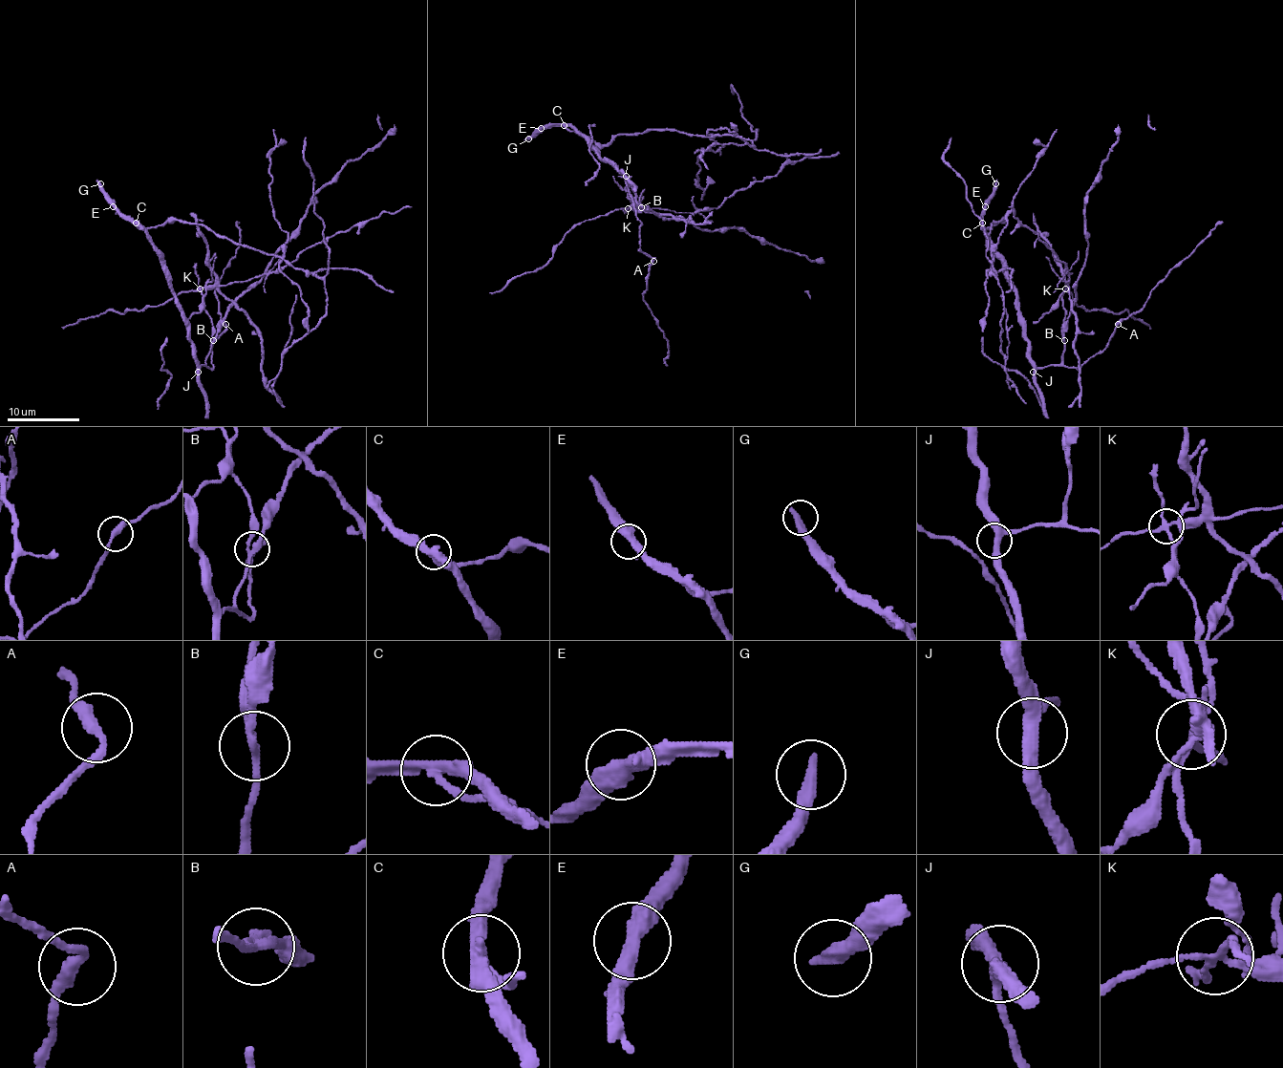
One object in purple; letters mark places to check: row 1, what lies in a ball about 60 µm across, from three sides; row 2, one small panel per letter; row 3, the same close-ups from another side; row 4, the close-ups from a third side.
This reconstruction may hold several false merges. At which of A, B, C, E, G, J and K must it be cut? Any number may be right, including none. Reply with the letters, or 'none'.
B, C, K

